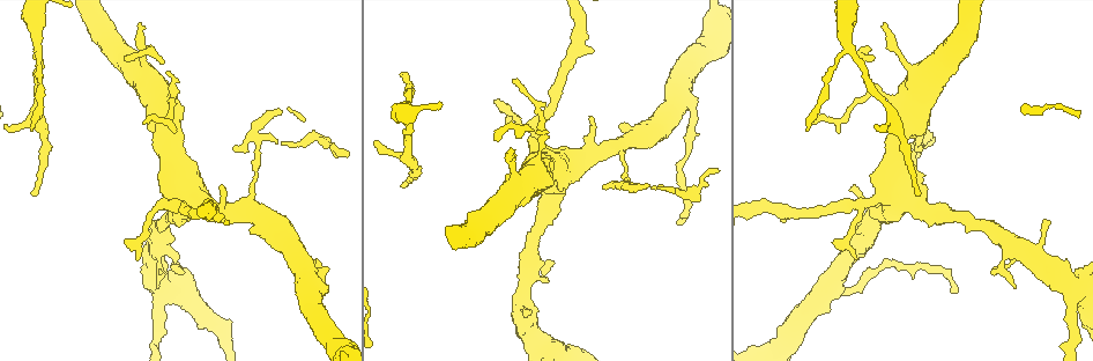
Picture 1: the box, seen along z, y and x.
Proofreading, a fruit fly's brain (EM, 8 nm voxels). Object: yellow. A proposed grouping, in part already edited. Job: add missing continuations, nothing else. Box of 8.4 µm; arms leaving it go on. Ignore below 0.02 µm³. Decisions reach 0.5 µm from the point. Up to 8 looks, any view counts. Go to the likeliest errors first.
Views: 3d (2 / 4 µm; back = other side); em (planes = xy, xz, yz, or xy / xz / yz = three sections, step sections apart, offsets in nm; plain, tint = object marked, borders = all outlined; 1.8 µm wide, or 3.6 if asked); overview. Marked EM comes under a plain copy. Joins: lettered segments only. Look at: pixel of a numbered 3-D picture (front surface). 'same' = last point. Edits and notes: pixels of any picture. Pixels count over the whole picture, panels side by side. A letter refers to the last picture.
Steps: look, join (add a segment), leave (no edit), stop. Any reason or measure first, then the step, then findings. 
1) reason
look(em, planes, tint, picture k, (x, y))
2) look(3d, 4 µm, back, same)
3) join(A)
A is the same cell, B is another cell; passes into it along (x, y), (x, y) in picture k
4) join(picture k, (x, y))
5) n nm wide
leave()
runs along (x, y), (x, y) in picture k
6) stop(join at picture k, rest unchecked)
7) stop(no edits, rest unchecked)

free end
look(em, 3.6 µm, planes, borders, picture 1, (403, 188))

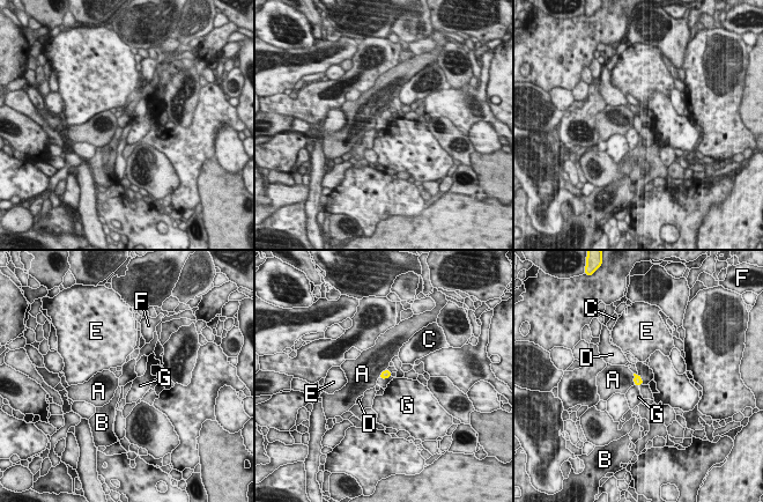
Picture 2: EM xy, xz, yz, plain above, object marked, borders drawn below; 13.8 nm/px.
120 nm wide
leave()
A, B, C, D, E, F and G are other cells; border along (632, 374), (635, 384) in picture 2; no lettered segment goes on from it

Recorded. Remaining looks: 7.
free end
look(em, planes, tint, picture 1, (140, 23))

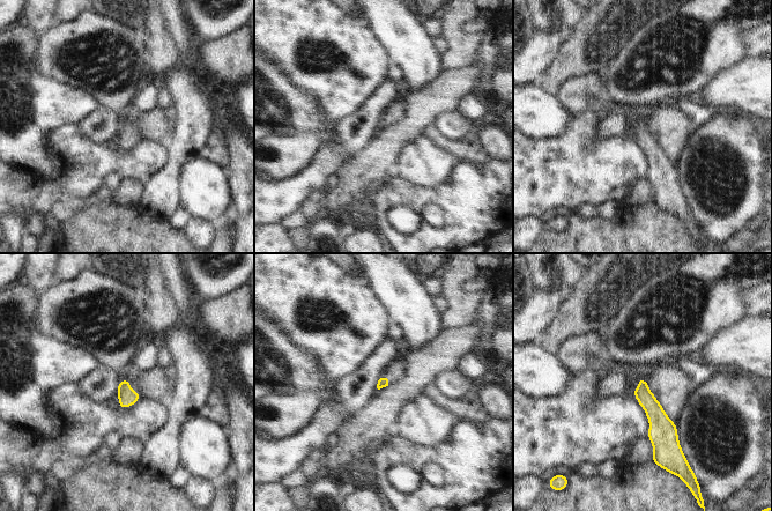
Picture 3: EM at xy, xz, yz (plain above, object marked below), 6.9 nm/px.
what lies round it
look(em, planes, borders, same)

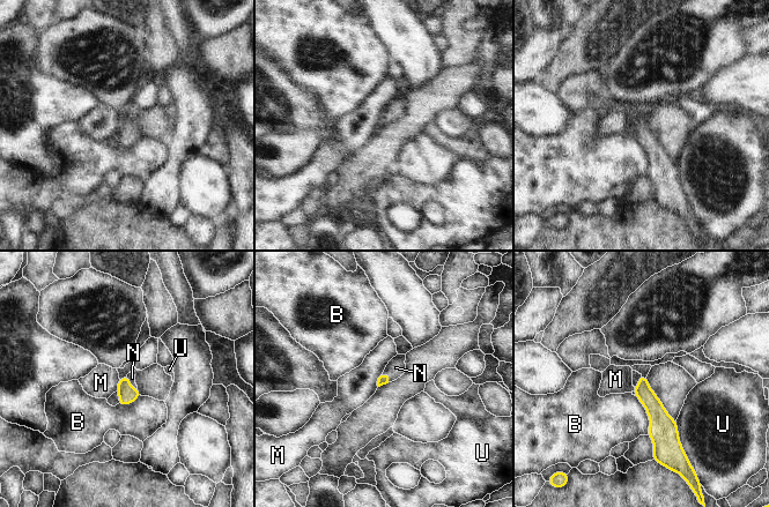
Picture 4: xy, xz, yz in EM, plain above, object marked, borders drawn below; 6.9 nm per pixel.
join(picture 4, (132, 378))
N is the same cell, B, M and U are other cells; passes into it along (127, 394), (128, 382), (132, 378) in picture 4; the neuron continues

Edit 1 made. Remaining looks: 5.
calibre changes
look(3d, 4 µm, picture 1, (39, 48))

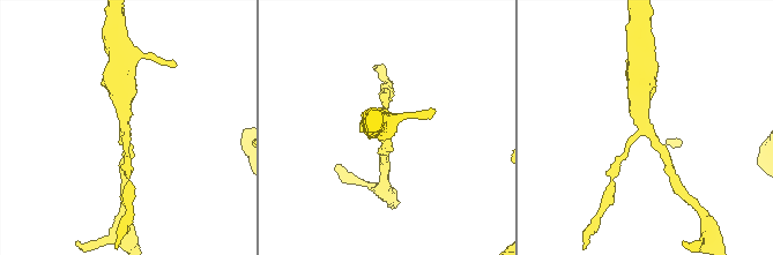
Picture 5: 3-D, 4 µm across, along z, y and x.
3 arms
look(em, planes, tint, picture 5, (125, 127))

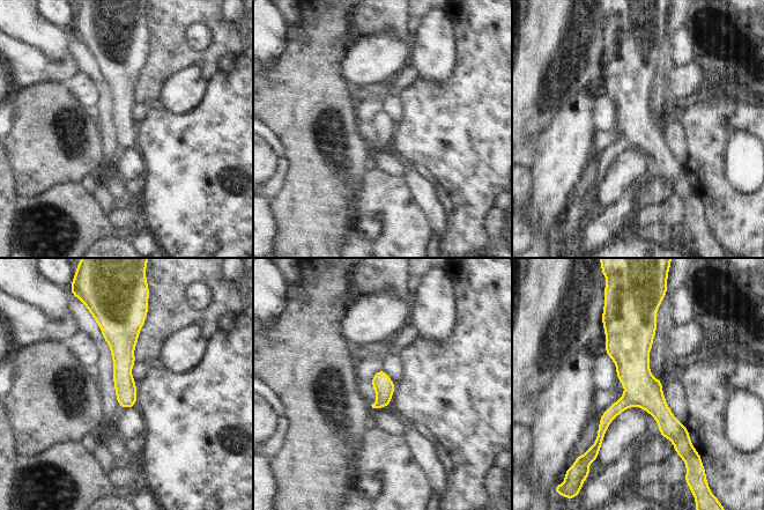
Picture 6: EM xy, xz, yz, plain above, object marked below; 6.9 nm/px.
look(em, planes, borders, same)

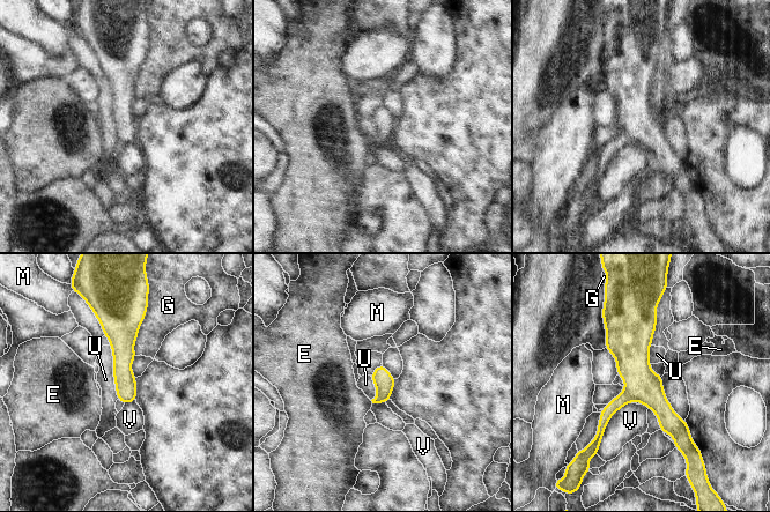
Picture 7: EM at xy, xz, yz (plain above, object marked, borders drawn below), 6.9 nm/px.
leave()
E, G, M, U and V are other cells; runs along (636, 313), (636, 372), (678, 442) in picture 7; no lettered segment goes on from it

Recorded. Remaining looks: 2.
stop(join at picture 4, rest unchecked)

